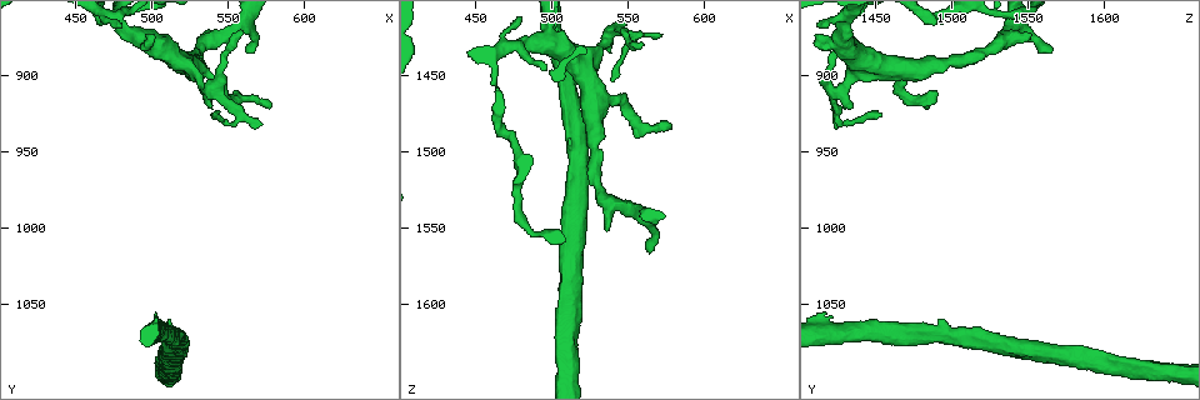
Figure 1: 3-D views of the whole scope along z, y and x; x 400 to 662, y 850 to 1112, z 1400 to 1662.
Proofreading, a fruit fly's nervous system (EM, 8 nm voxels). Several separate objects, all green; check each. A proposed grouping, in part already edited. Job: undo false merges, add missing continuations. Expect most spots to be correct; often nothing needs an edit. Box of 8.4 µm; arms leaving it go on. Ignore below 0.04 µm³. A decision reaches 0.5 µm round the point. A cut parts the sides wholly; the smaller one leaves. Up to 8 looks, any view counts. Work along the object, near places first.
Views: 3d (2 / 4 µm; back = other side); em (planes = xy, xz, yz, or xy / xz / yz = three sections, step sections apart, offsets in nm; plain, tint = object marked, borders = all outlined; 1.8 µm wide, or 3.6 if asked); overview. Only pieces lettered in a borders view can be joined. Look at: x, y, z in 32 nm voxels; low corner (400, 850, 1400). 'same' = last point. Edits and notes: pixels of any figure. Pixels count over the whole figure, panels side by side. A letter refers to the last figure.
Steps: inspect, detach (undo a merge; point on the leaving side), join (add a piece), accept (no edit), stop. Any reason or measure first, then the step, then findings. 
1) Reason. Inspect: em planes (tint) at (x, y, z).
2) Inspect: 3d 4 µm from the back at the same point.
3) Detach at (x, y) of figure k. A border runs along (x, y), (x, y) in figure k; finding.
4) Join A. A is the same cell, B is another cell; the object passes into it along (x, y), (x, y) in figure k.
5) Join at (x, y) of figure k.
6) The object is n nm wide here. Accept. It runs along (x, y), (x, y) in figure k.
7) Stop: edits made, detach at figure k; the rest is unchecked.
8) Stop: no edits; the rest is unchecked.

An open end. Inspect: em planes (tint) at (536, 870, 1552).

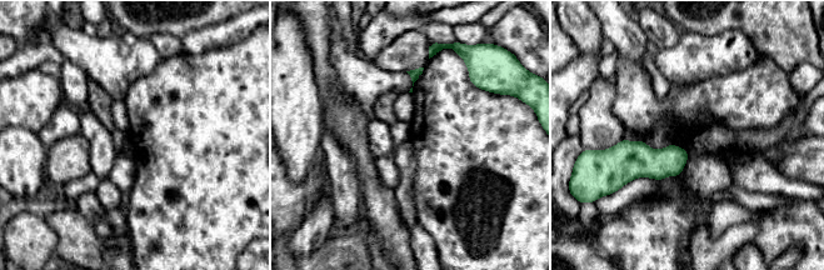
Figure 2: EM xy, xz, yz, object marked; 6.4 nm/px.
What lies round it. Inspect: em planes (borders) at the same point.

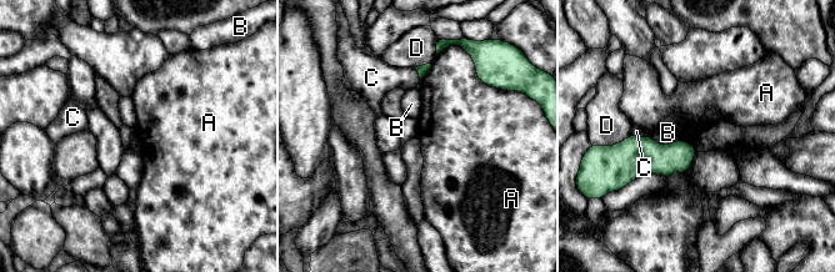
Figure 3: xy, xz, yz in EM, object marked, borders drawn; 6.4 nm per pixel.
The longest contact is with B, 190 nm. Accept. A, B, C and D are other cells; a border runs along (431, 64), (421, 79), (419, 89) in figure 3; none of them fits.

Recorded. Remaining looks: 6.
Sharp bend. Inspect: em yz step 8 (tint) at (538, 912, 1426).

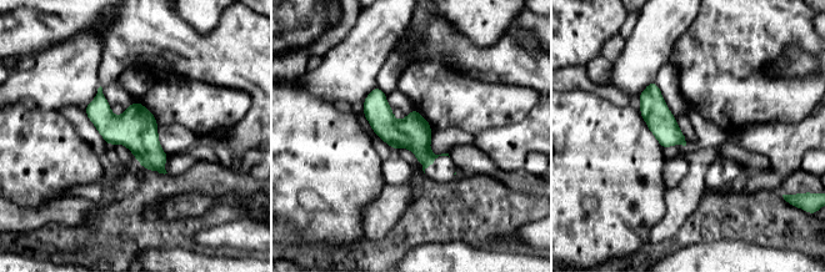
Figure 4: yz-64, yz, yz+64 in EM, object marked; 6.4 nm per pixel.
Cut it another way. Inspect: em planes (tint) at the same point.

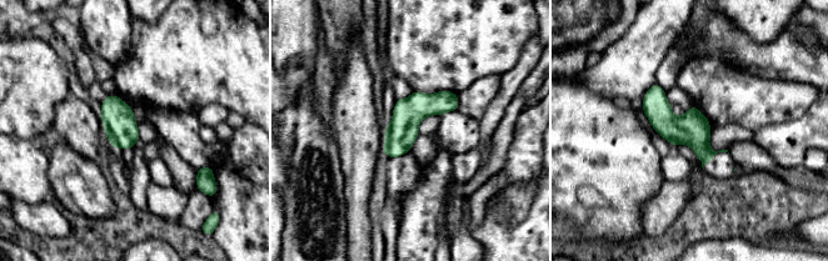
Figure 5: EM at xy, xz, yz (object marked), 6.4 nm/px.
Inspect: em planes (borders) at the same point.

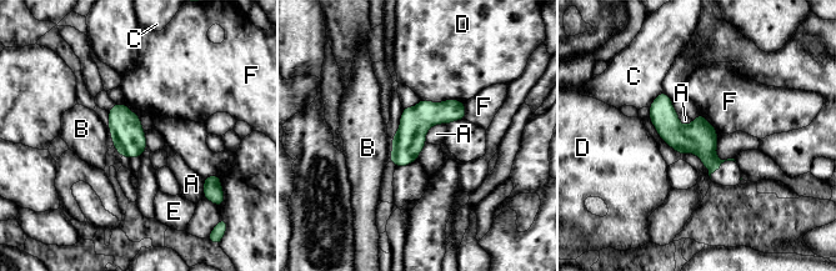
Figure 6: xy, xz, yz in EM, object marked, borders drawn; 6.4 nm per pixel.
Accept. A, B, C, D, E and F are other cells; a border runs along (445, 124), (432, 125), (425, 141) in figure 6; all the same neuron.

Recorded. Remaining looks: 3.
An open end. Inspect: em xz step 4 (tint) at (576, 920, 1484).

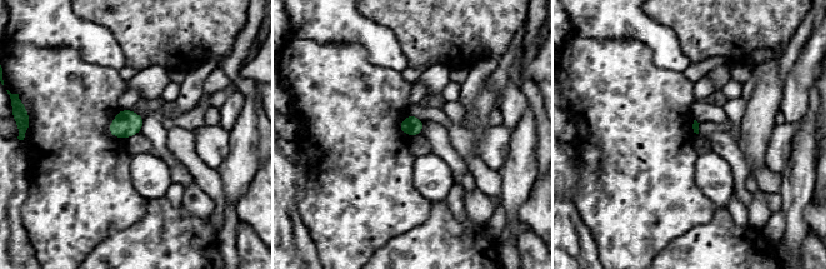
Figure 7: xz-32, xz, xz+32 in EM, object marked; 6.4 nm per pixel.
Inspect: em planes (borders) at the same point.

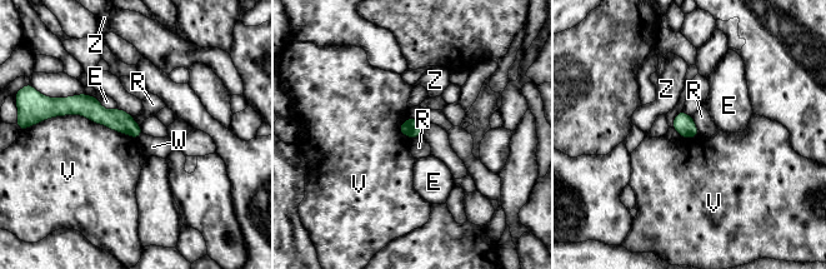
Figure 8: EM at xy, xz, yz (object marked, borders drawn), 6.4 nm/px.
Accept. E, R, V, W and Z are other cells; a border runs along (46, 119), (80, 114), (136, 139) in figure 8; none of them fits.

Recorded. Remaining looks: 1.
Stop: no edits; the rest is unchecked.

